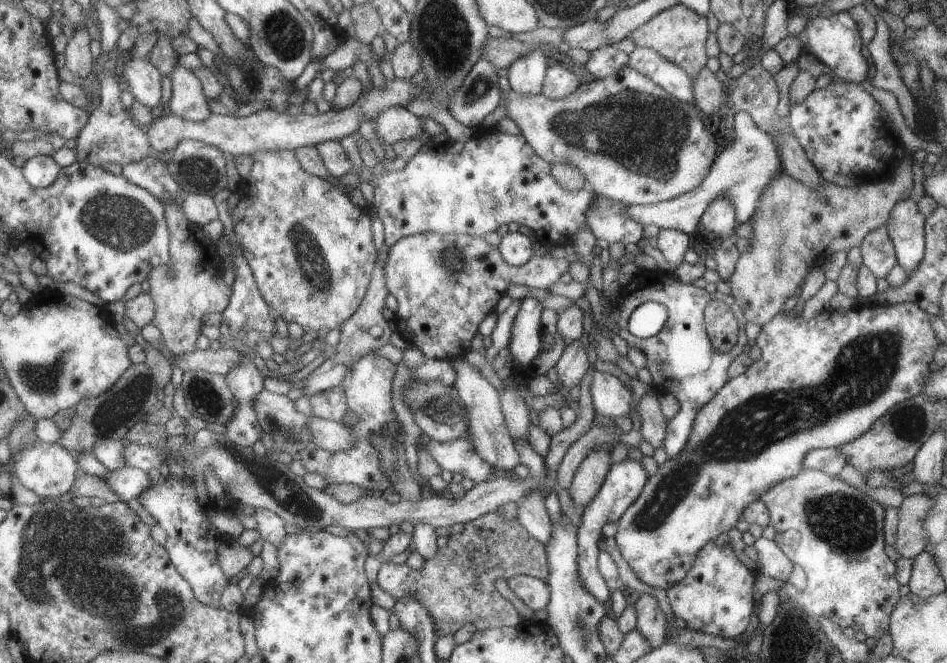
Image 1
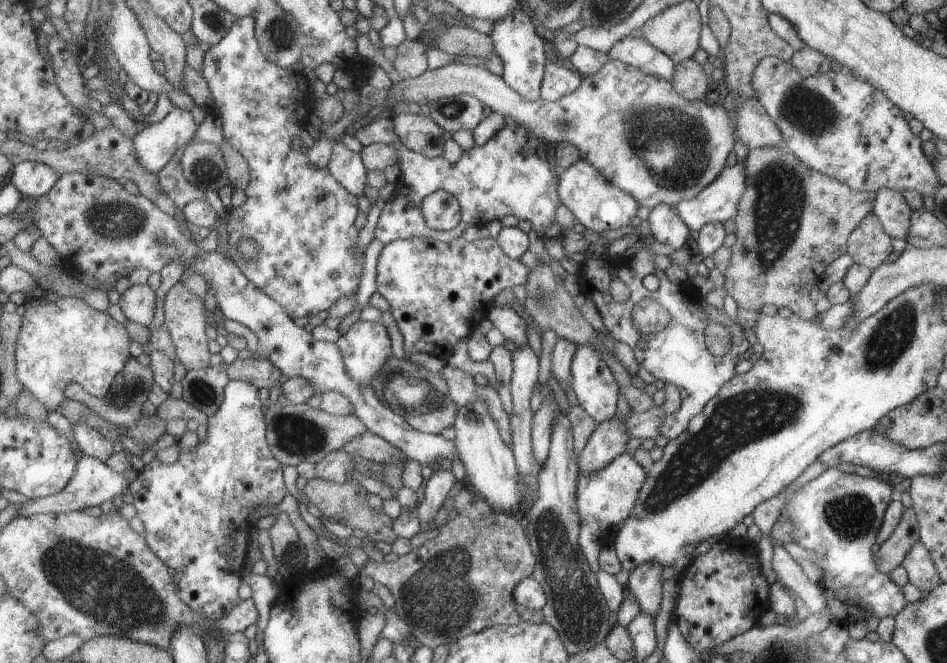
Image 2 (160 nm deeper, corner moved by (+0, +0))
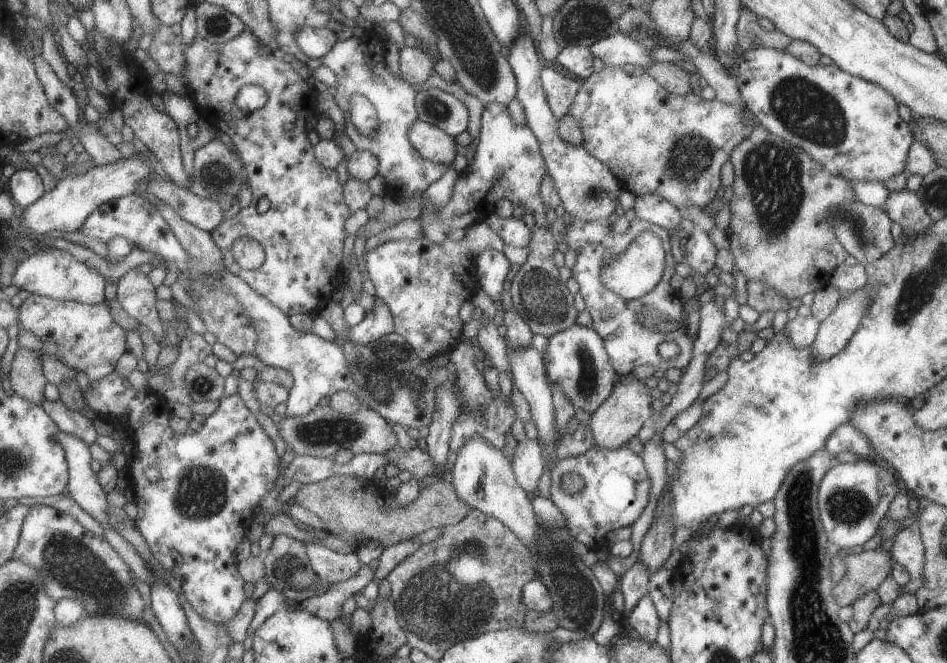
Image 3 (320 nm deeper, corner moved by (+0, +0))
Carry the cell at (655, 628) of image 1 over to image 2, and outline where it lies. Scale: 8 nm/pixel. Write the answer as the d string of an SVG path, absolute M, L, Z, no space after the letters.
M642 562L627 571L625 589L635 597L640 612L650 614L653 618L661 602L662 570L662 564L658 562Z

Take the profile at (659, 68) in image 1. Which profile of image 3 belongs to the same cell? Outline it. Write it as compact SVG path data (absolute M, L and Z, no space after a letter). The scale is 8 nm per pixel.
M613 33L611 36L599 39L588 46L590 55L601 60L605 67L623 65L640 66L643 70L655 61L651 60L649 49L643 48L642 44L633 42L626 34Z

